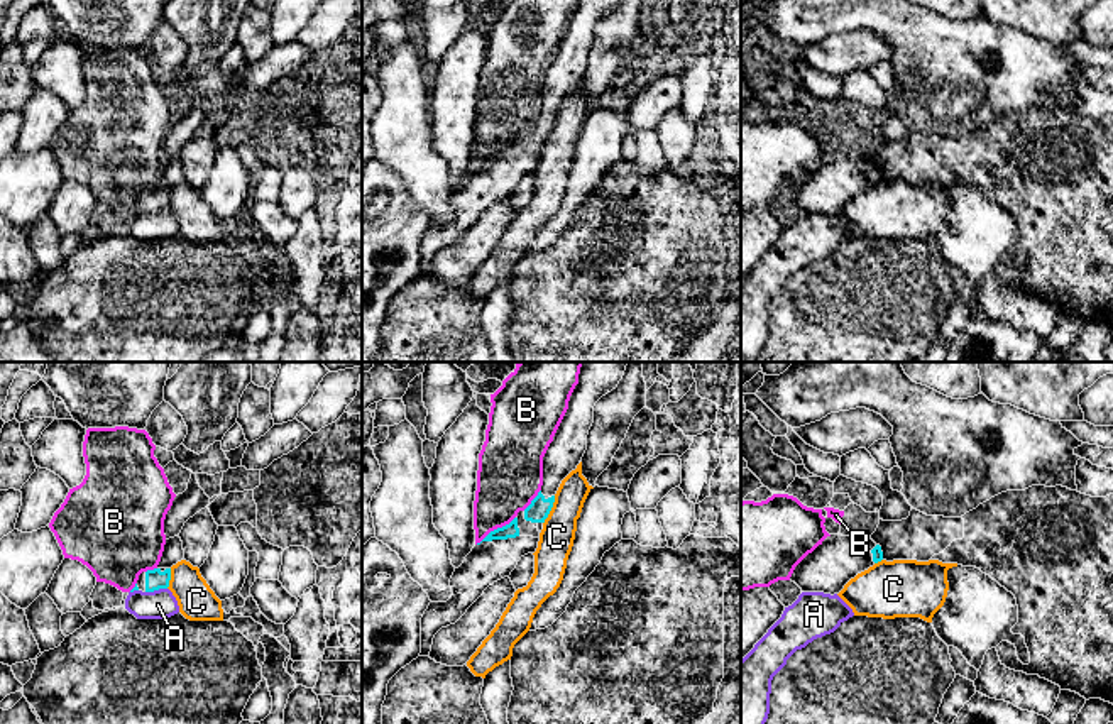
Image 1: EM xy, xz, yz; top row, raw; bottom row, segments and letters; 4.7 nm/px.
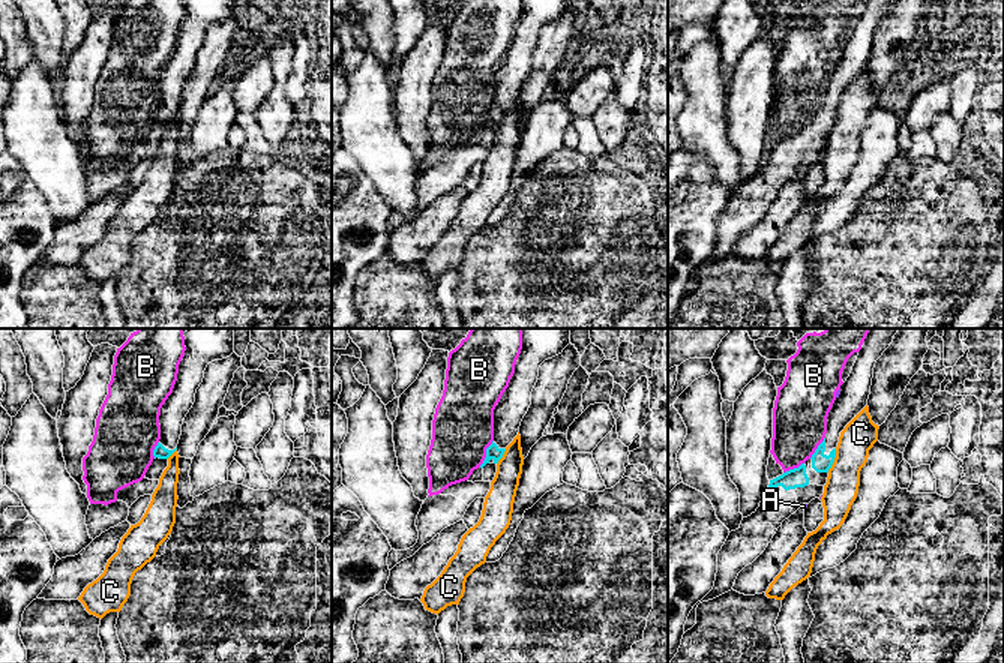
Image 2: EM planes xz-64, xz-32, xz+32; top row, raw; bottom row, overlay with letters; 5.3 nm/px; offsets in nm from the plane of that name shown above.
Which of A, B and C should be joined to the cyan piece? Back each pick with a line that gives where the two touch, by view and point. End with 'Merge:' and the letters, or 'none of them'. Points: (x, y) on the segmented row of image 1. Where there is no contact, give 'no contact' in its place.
Merge: none of them

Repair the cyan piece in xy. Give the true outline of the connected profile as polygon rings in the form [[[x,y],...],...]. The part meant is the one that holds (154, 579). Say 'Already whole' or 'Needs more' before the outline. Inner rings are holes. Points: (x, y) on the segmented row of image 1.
Needs more. [[[154,568],[142,572],[135,587],[130,590],[154,592],[159,589],[167,589],[171,580],[171,568]]]

